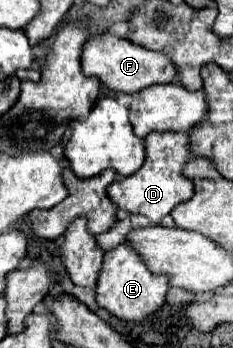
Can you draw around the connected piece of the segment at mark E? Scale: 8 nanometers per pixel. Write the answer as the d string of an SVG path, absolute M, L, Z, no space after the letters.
M118 245L104 255L104 265L96 283L96 303L100 309L116 315L122 321L142 321L164 305L168 291L168 279L164 275L152 275L144 261L128 245Z

